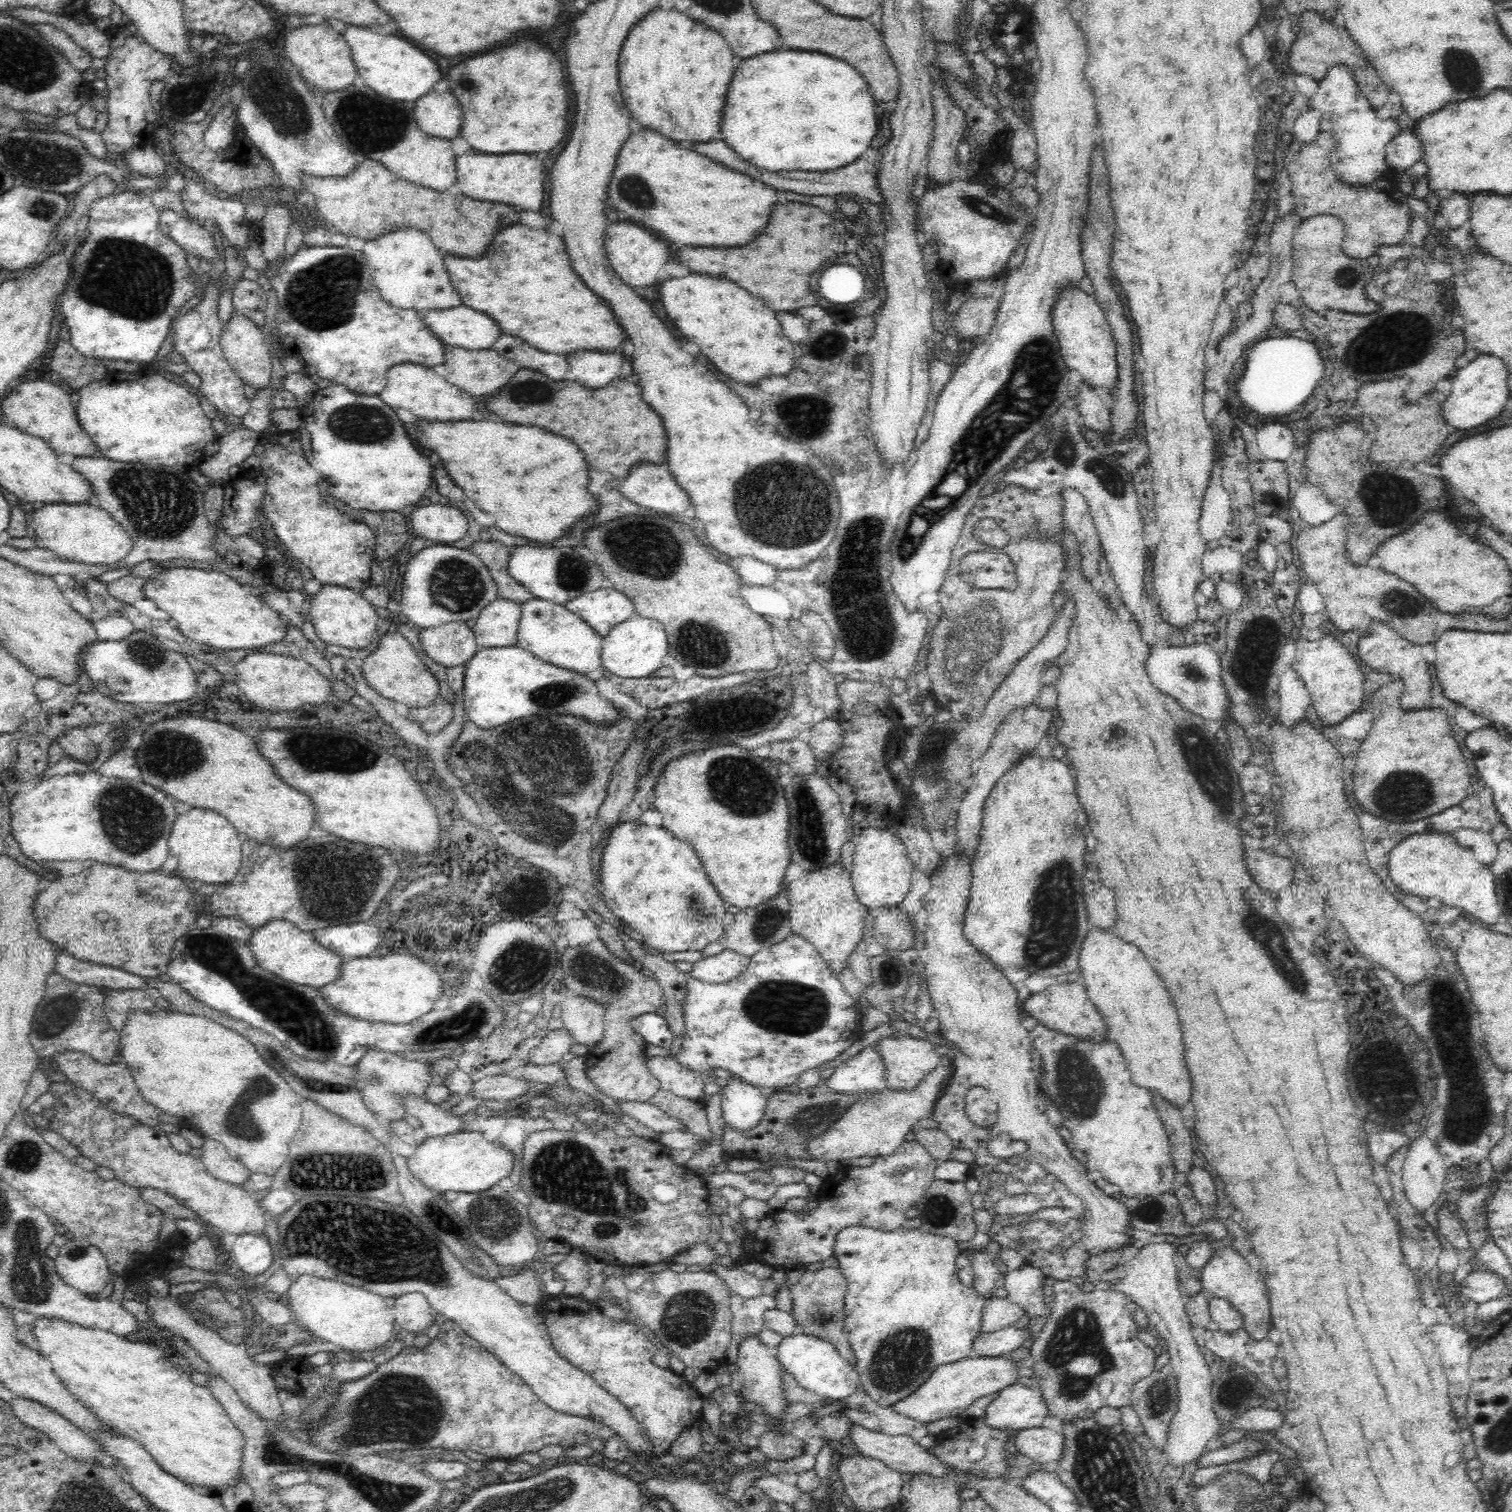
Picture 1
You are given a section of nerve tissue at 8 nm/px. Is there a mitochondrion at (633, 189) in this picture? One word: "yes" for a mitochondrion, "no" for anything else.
yes

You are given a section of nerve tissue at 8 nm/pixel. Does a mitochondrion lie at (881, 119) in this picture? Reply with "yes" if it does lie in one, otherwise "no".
no

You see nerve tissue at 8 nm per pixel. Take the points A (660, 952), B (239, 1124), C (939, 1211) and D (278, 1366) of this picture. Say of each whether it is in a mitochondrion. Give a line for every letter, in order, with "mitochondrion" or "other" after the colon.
A: other
B: mitochondrion
C: mitochondrion
D: other

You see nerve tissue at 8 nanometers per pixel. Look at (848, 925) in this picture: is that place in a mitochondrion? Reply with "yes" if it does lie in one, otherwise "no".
no

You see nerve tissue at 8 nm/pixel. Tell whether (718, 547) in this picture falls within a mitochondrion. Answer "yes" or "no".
no

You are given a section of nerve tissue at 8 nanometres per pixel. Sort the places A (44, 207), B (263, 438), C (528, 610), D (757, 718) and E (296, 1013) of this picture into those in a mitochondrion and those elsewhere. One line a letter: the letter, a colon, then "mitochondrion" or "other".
A: mitochondrion
B: other
C: other
D: other
E: mitochondrion

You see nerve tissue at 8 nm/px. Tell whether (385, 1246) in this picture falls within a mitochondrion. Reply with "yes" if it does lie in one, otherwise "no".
yes

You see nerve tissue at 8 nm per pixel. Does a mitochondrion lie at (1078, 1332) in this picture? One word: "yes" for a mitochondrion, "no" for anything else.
yes

